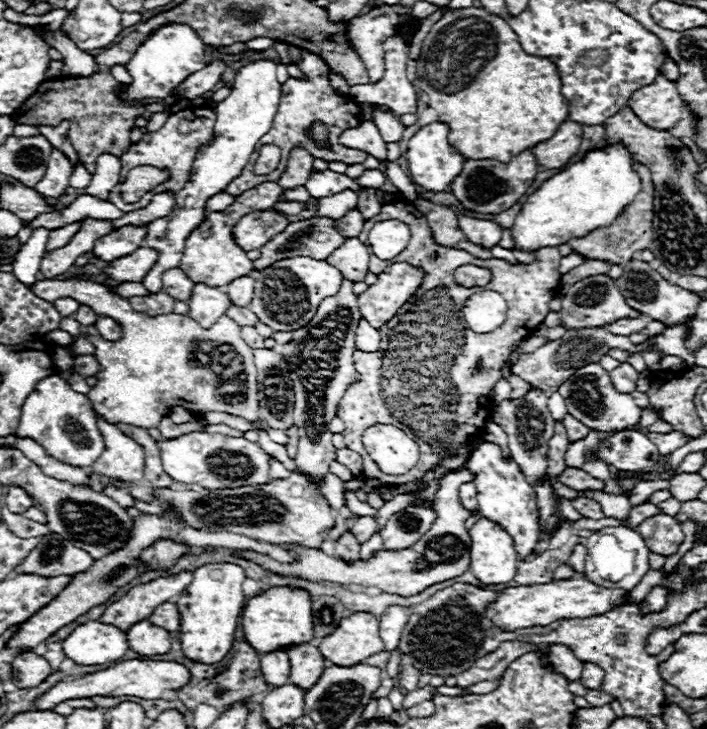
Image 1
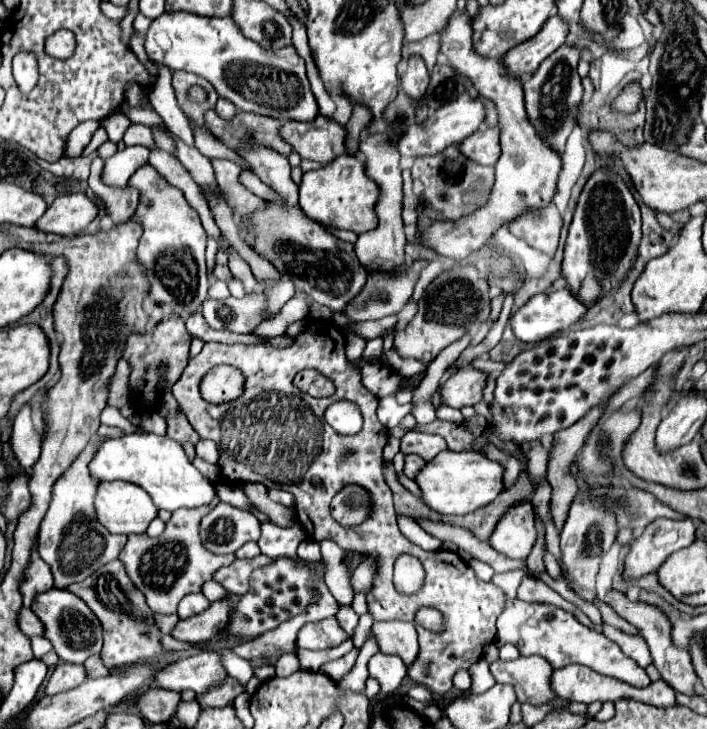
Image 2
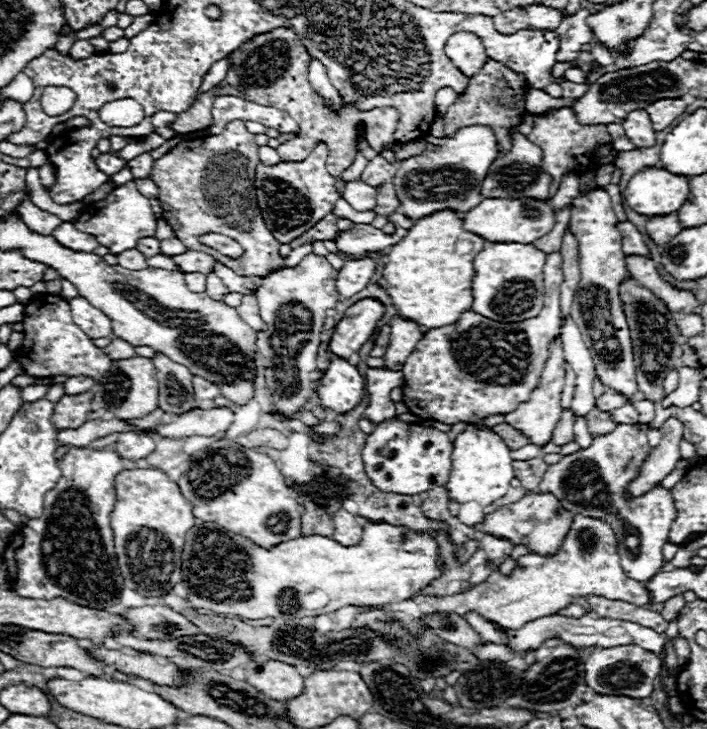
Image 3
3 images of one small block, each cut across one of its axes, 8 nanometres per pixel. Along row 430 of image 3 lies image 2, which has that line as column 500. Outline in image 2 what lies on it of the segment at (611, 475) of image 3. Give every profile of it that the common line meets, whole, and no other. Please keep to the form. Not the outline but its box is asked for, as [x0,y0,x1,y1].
[496,600,650,688]

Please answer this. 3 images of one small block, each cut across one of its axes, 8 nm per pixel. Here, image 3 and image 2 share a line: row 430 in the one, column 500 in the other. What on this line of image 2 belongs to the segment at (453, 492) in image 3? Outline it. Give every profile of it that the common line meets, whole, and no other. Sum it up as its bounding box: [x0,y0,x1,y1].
[416,450,504,514]

